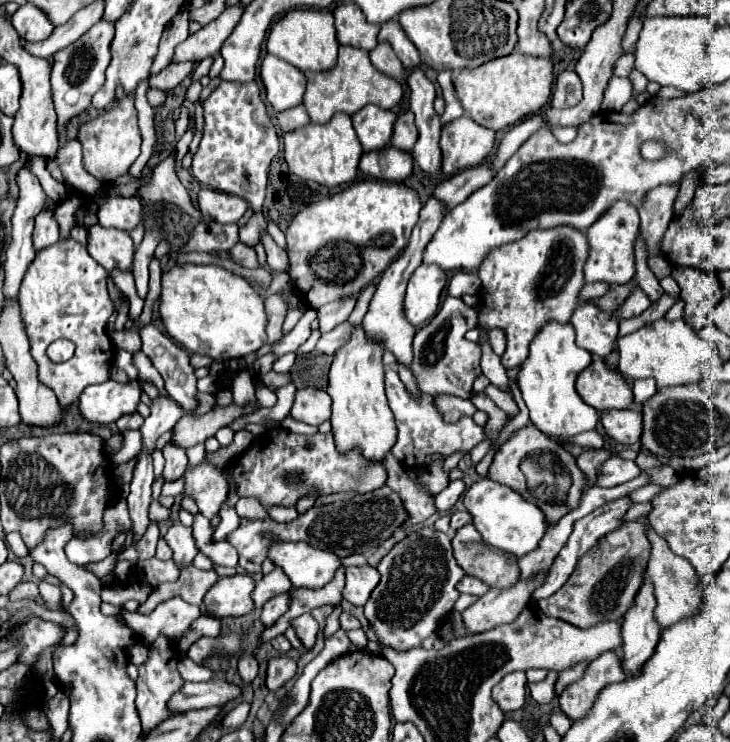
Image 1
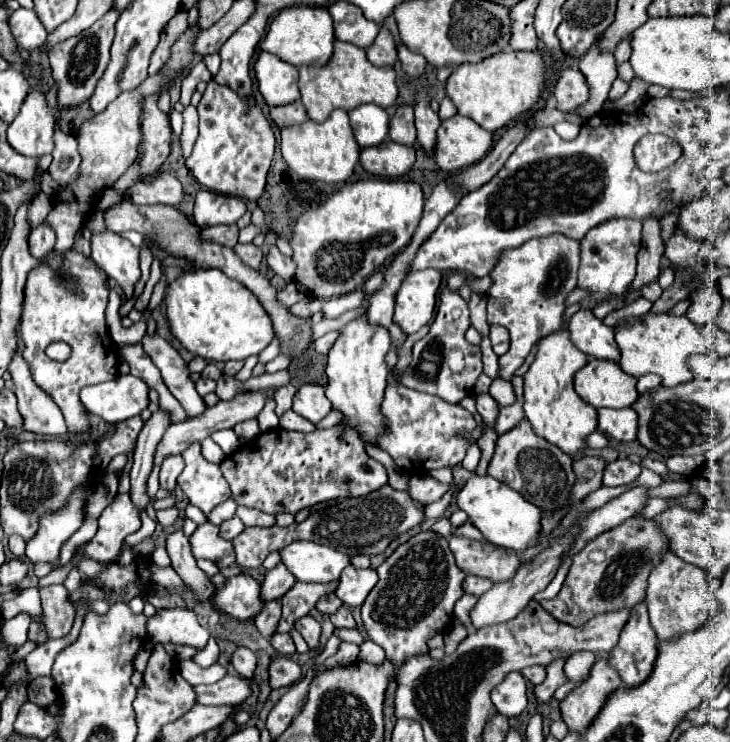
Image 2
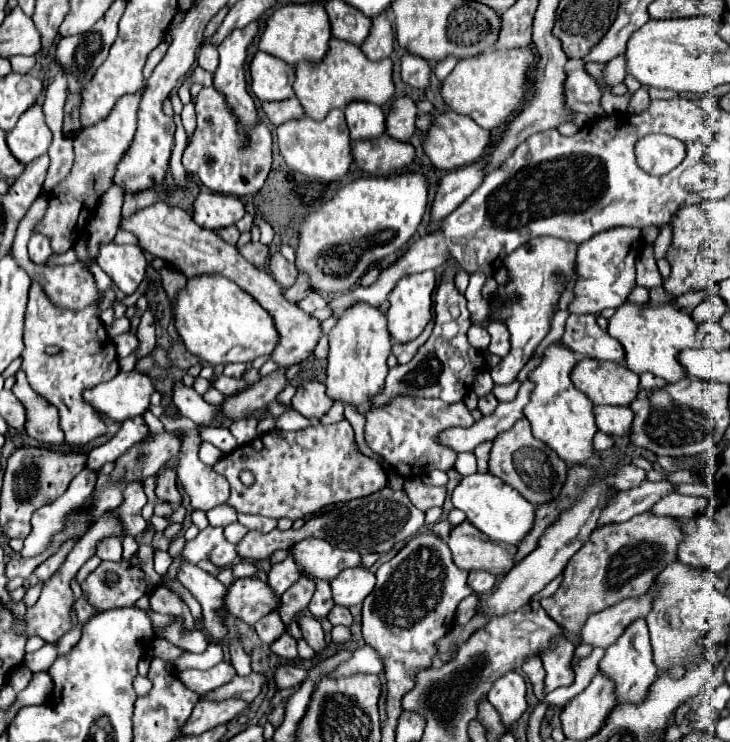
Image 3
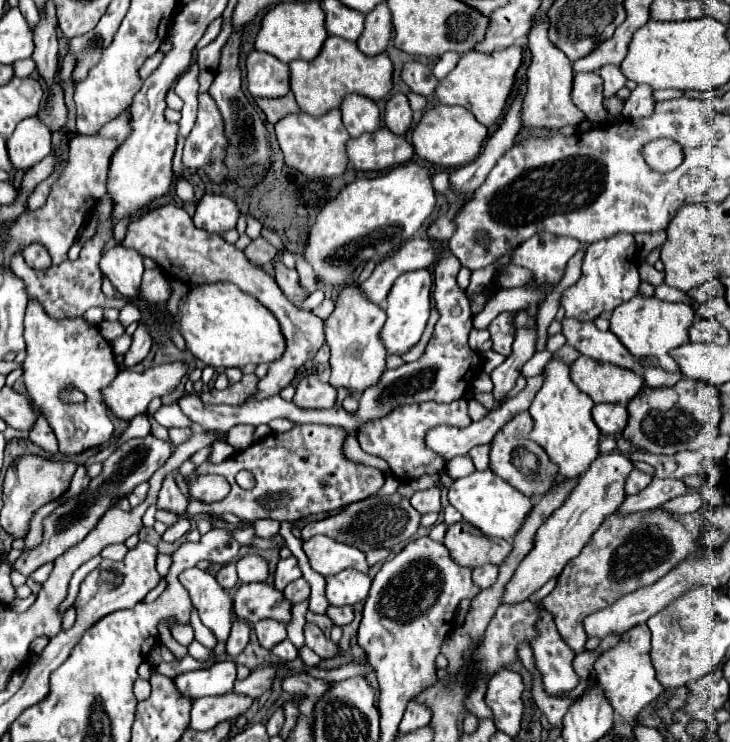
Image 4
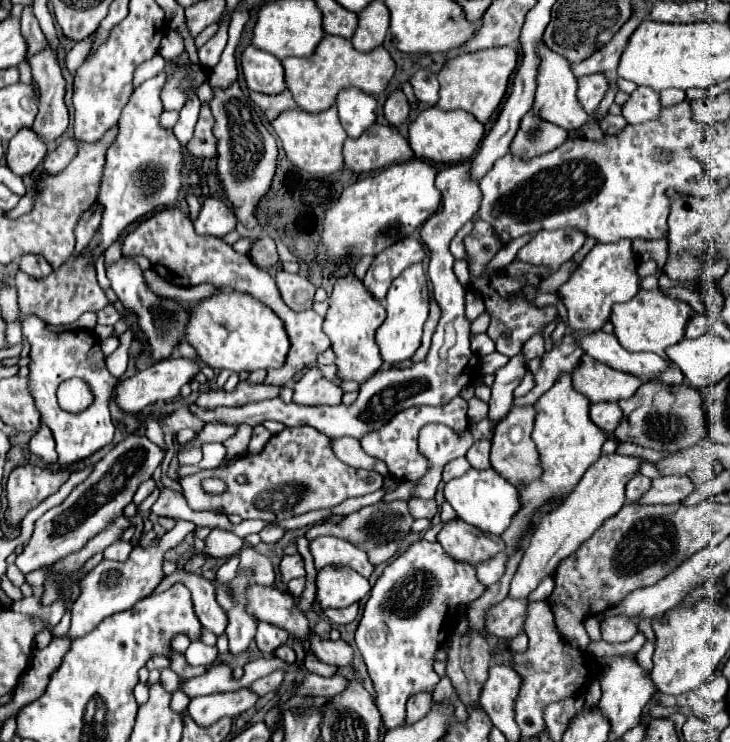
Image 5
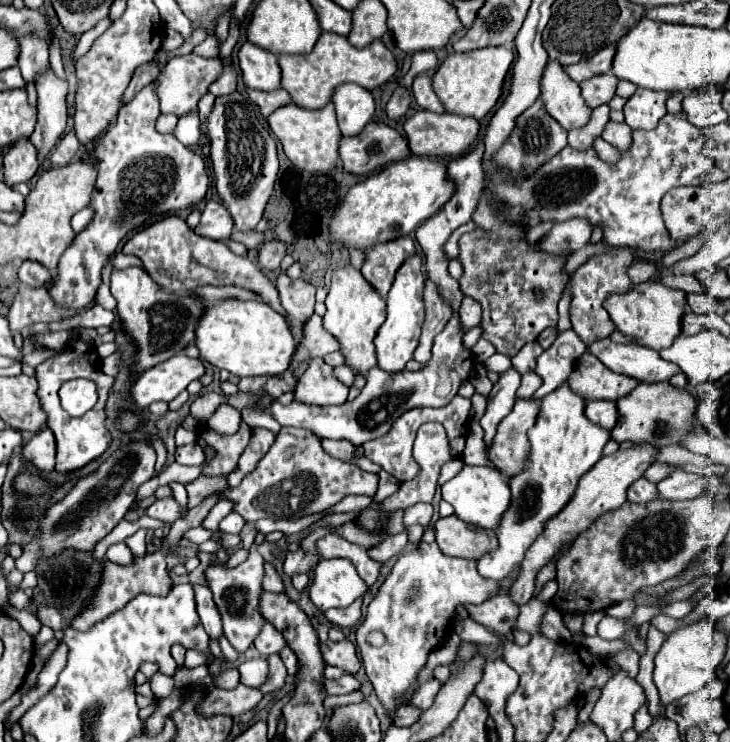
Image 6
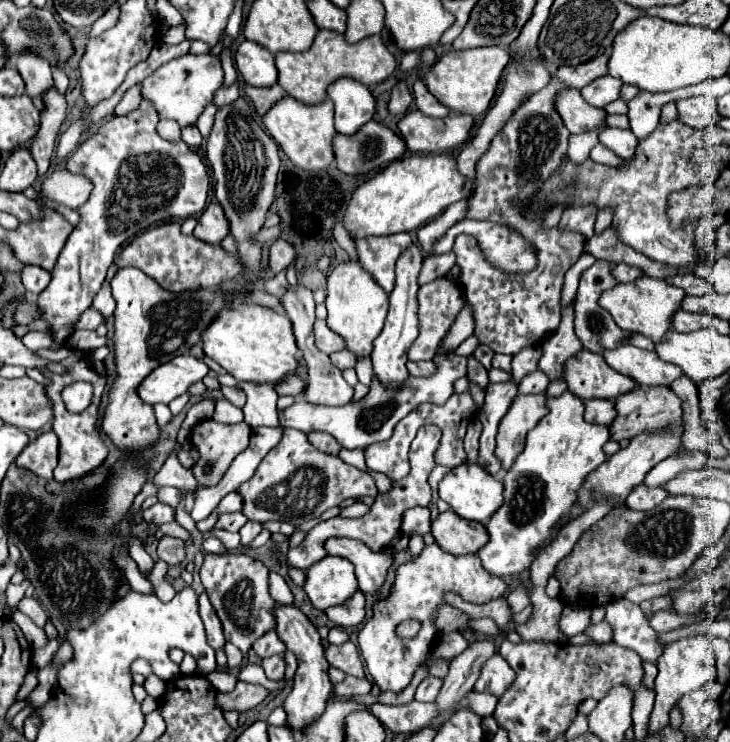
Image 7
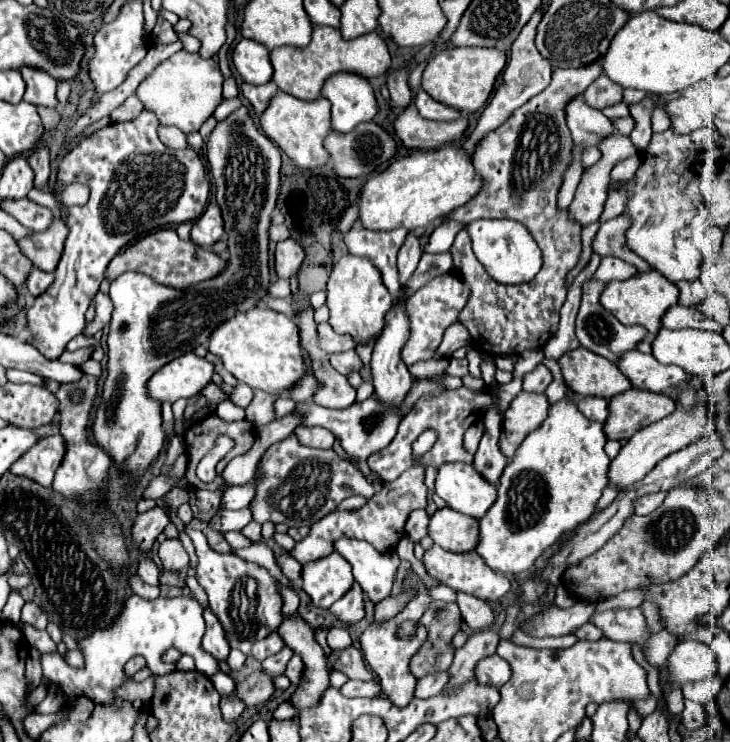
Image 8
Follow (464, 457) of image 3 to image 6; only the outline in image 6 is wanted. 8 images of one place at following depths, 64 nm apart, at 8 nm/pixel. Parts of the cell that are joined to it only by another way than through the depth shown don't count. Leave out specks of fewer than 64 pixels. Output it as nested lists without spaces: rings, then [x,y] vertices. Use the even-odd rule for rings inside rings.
[[[454,458],[454,460],[450,460],[450,462],[446,462],[444,466],[442,466],[442,472],[440,472],[440,478],[438,478],[438,484],[442,486],[444,482],[448,482],[450,478],[454,478],[460,470],[464,468],[464,462],[460,460],[460,458]]]

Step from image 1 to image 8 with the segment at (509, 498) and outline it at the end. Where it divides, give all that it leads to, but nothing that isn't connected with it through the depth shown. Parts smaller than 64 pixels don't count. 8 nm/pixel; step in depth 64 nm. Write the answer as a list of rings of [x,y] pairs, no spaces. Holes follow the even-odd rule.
[[[444,464],[436,478],[436,494],[452,510],[482,518],[498,498],[498,486],[478,474],[472,464]]]

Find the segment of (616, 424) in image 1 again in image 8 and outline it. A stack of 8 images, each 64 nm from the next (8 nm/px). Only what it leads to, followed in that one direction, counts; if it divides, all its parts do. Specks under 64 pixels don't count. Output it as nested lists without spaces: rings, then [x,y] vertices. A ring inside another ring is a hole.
[[[580,398],[578,400],[580,412],[594,422],[604,422],[608,418],[608,400],[602,398]]]

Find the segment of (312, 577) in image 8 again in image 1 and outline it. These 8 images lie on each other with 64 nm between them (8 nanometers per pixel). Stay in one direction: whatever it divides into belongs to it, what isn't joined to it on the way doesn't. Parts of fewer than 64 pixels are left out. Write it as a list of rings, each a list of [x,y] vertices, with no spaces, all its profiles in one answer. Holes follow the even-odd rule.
[[[366,564],[366,566],[346,568],[344,600],[352,602],[354,606],[364,606],[378,582],[380,582],[380,572],[374,566]]]

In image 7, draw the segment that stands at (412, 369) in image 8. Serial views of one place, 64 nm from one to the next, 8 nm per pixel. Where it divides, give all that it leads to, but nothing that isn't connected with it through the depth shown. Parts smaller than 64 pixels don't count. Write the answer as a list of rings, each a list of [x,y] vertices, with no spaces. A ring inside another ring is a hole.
[[[433,360],[419,362],[408,361],[406,366],[409,374],[416,377],[429,376],[436,372],[436,364]]]

